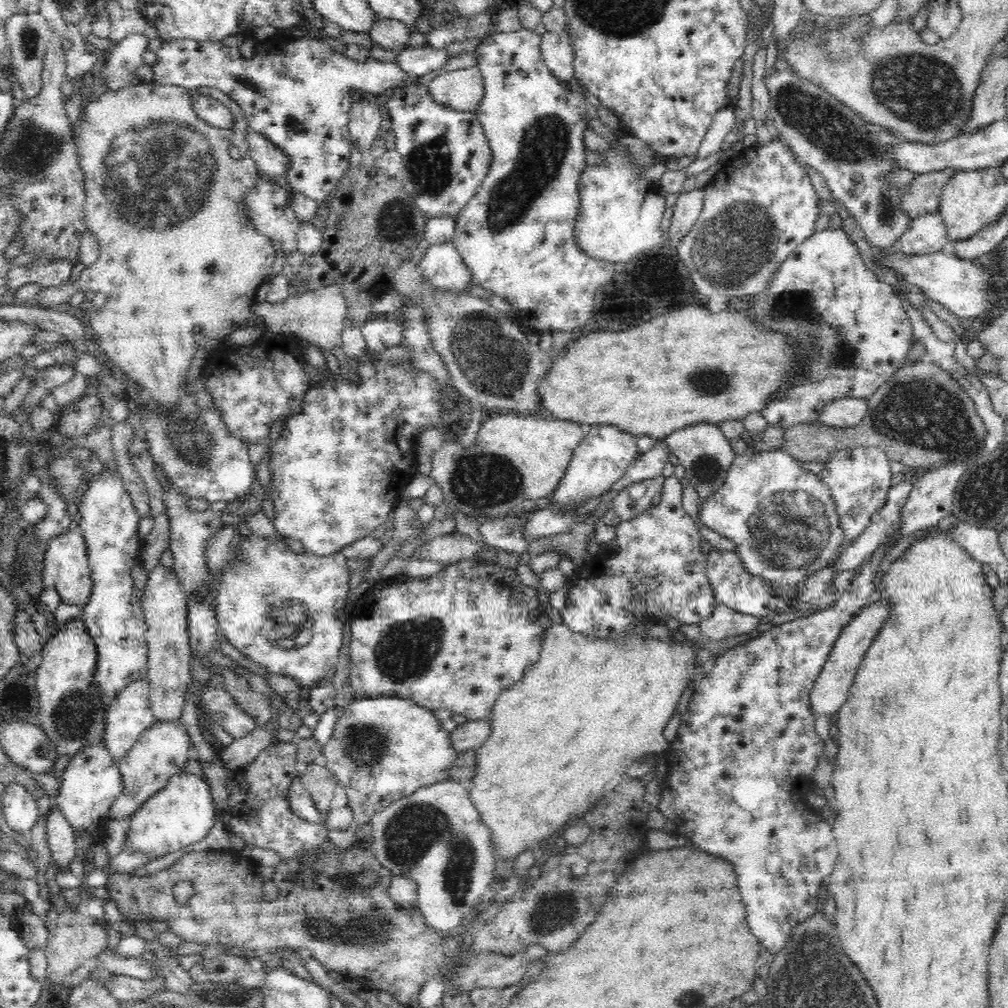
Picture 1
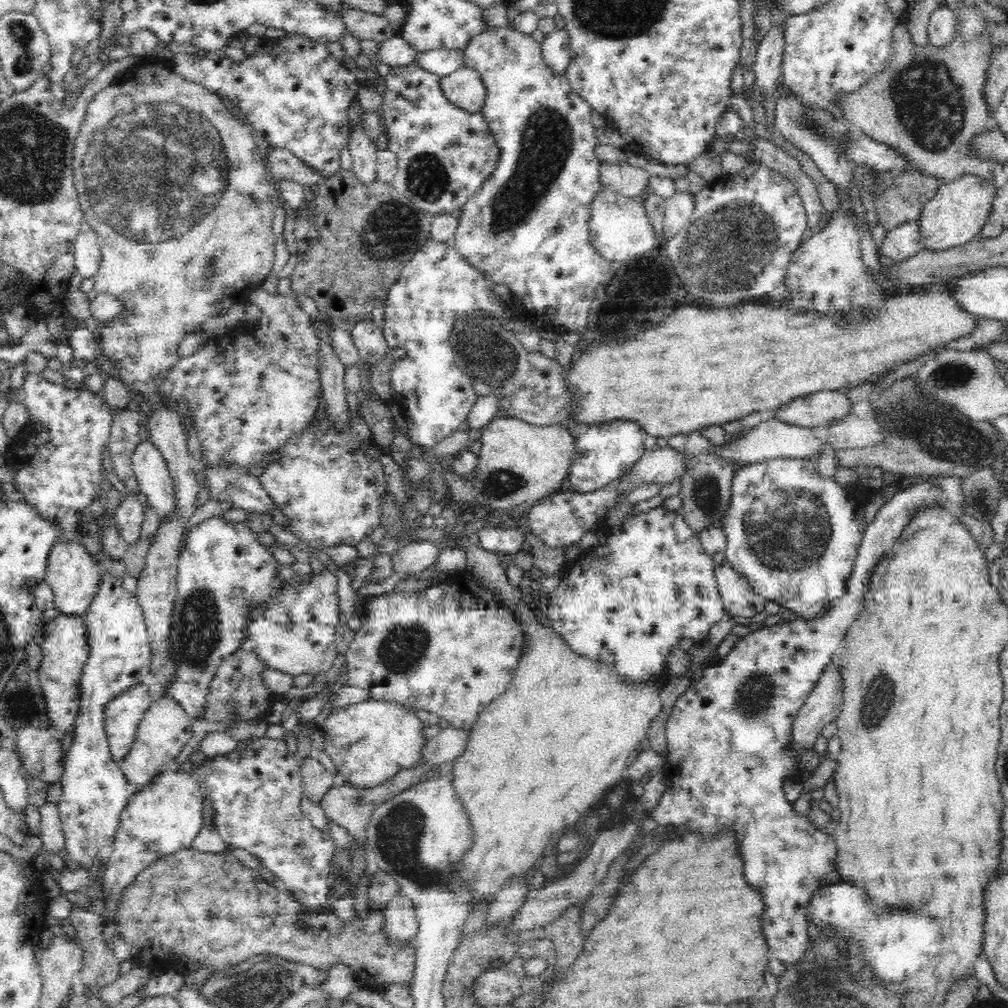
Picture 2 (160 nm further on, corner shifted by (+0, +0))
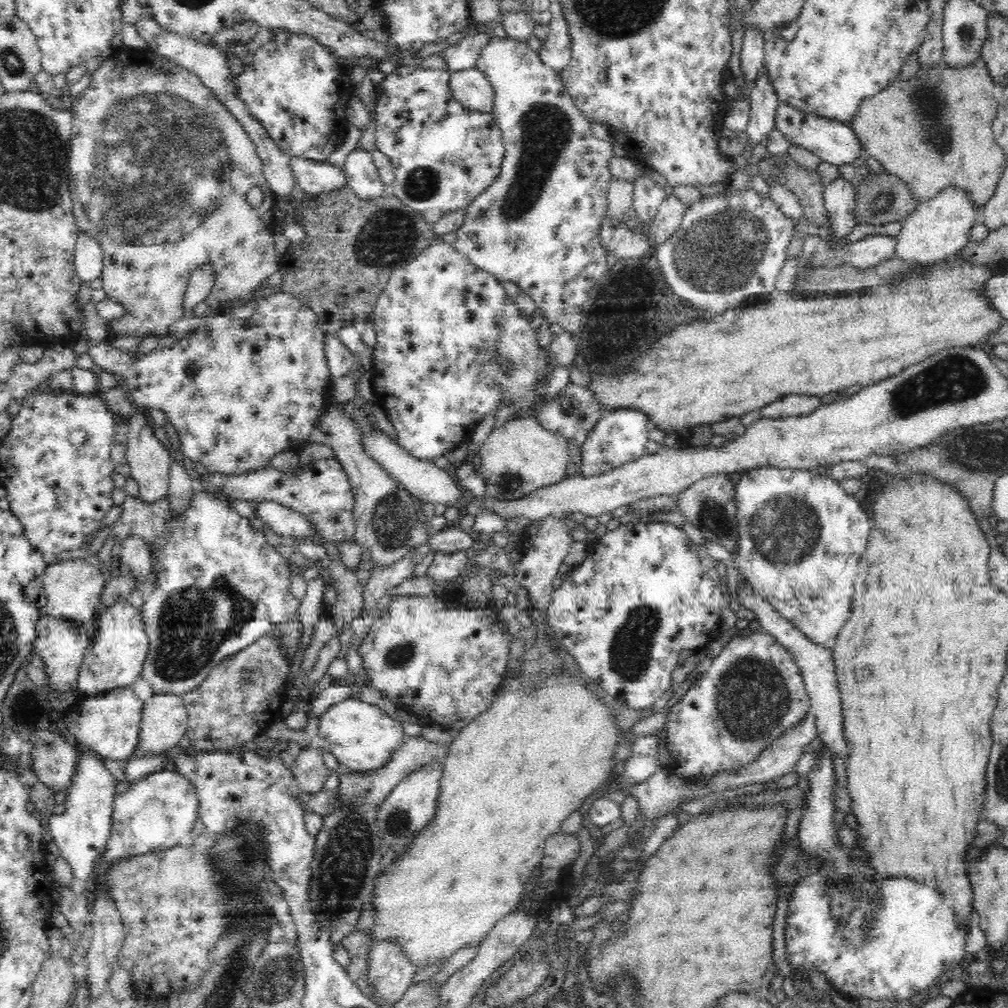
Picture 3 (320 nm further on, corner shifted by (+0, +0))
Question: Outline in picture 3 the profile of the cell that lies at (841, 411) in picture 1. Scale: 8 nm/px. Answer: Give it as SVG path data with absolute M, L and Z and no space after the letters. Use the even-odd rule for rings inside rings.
M792 394L784 400L776 400L764 409L760 409L761 418L784 419L788 417L804 417L816 413L824 407L820 396L804 396Z

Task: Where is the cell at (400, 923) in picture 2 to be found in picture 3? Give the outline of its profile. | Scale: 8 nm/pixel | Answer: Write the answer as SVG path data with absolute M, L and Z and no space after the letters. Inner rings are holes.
M396 937L385 939L373 942L367 981L376 990L376 996L394 1004L404 998L420 968L407 956L400 940Z

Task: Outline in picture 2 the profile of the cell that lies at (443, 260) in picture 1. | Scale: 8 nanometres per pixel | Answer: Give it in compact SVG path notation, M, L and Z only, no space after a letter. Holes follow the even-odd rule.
M428 239L426 244L416 252L414 258L402 270L398 282L392 285L384 304L384 335L389 350L400 348L406 350L406 356L392 364L390 384L394 390L393 401L406 411L410 418L407 432L409 440L429 452L443 438L456 432L466 422L472 406L478 396L472 389L470 378L456 365L455 357L449 346L449 334L458 318L471 310L484 310L490 315L500 317L505 326L517 330L520 325L511 322L511 312L503 307L505 304L490 289L490 282L474 265L471 265L452 243L436 242Z

